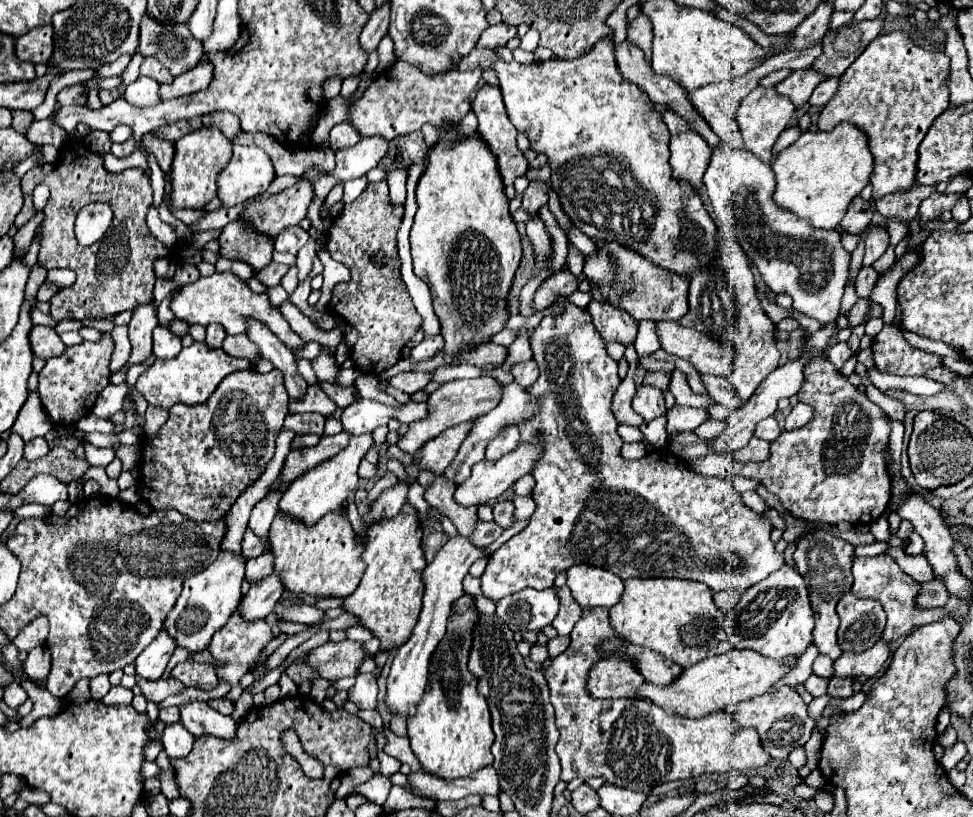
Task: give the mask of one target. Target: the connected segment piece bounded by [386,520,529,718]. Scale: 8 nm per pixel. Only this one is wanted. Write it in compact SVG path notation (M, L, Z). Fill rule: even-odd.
M529 520L515 522L510 528L504 530L495 542L487 546L486 550L476 548L464 536L450 538L448 544L436 554L434 562L426 566L426 570L422 574L424 596L422 596L422 612L418 616L418 624L412 630L410 640L404 646L398 648L394 664L390 668L390 676L388 676L386 704L392 712L400 712L404 718L408 718L408 714L412 714L412 710L416 708L416 702L420 700L420 694L424 694L424 686L428 682L428 662L430 662L432 650L438 646L440 638L444 638L444 626L446 626L446 620L448 620L448 614L450 614L450 606L452 606L454 600L458 600L464 594L462 578L468 574L468 568L472 566L472 562L492 554L496 548L499 548L514 535L521 532L528 522Z

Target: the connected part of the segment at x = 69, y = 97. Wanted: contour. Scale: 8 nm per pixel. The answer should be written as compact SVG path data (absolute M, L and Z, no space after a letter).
M74 84L74 86L64 88L64 90L58 94L58 102L60 102L60 106L70 106L70 104L86 106L88 96L86 96L84 84Z

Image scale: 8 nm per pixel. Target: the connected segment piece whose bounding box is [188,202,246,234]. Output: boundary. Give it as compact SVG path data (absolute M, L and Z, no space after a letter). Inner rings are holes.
M244 202L244 204L238 204L238 206L234 206L234 208L218 208L216 212L204 214L204 220L198 220L196 224L190 224L188 228L190 228L194 234L200 232L200 230L222 230L228 222L232 222L232 220L238 216L238 212L240 212L244 206L246 206L246 202Z

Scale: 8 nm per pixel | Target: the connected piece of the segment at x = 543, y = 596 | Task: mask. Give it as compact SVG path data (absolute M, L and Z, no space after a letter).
M524 588L516 594L500 598L496 602L496 616L514 632L538 632L544 626L552 624L558 614L558 606L560 602L554 588Z

